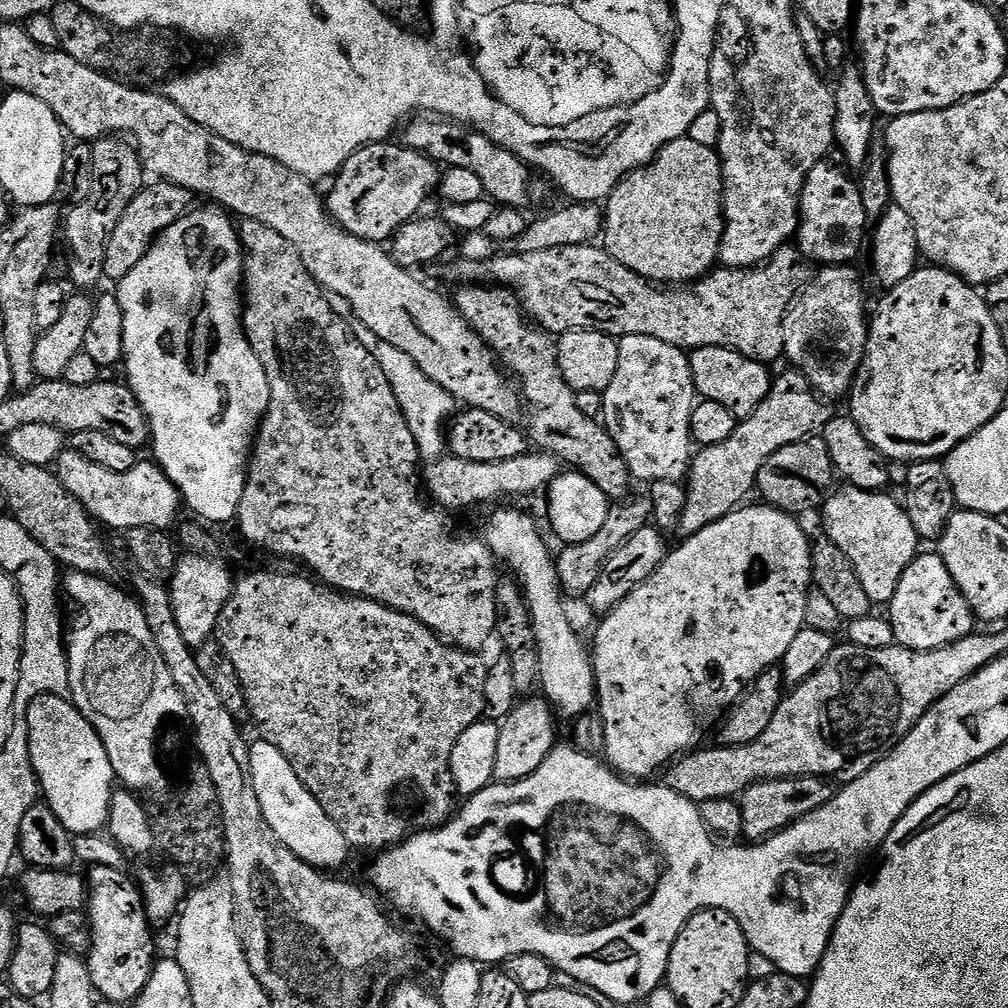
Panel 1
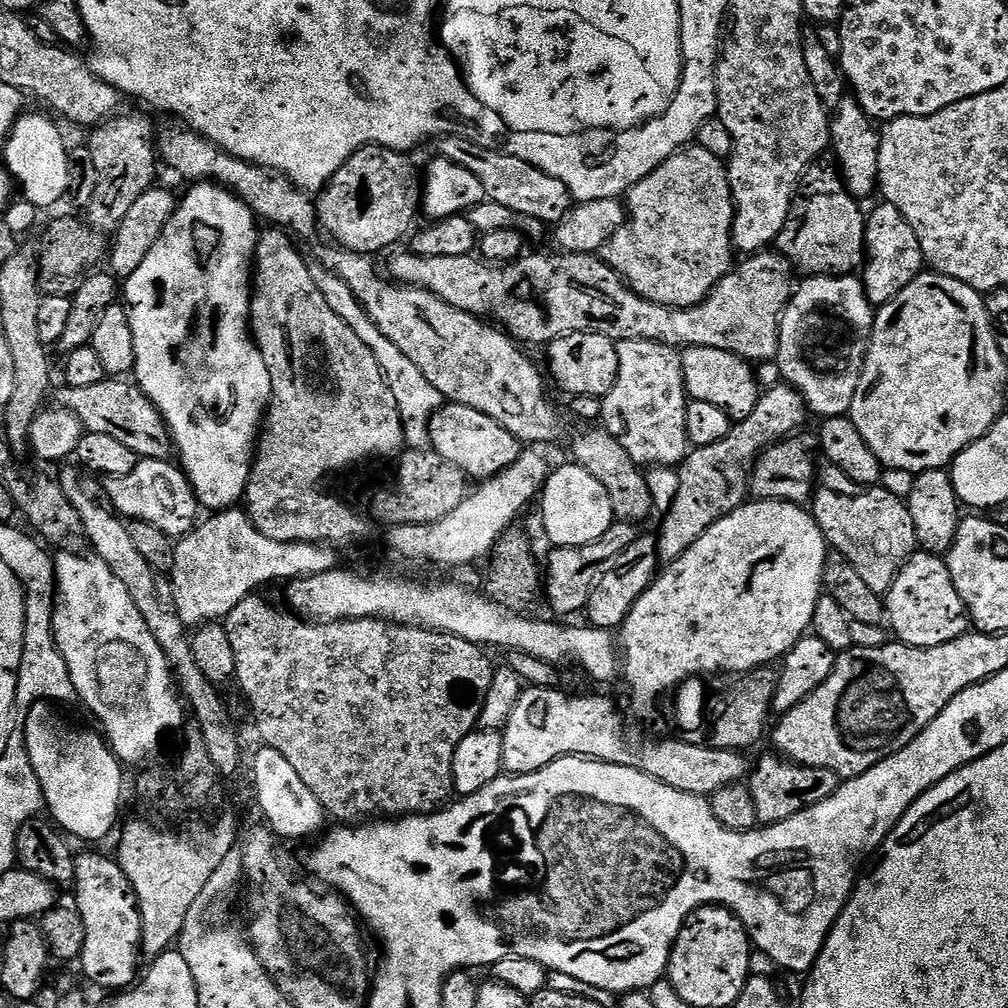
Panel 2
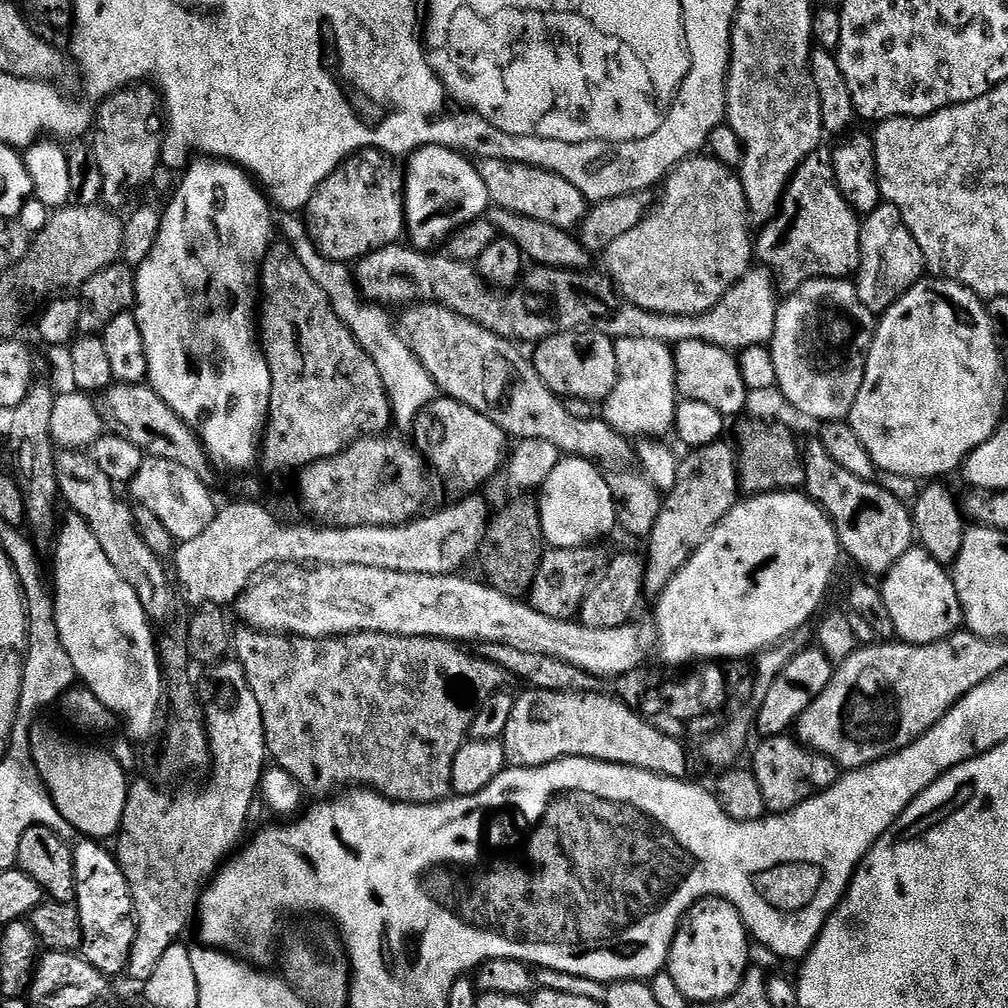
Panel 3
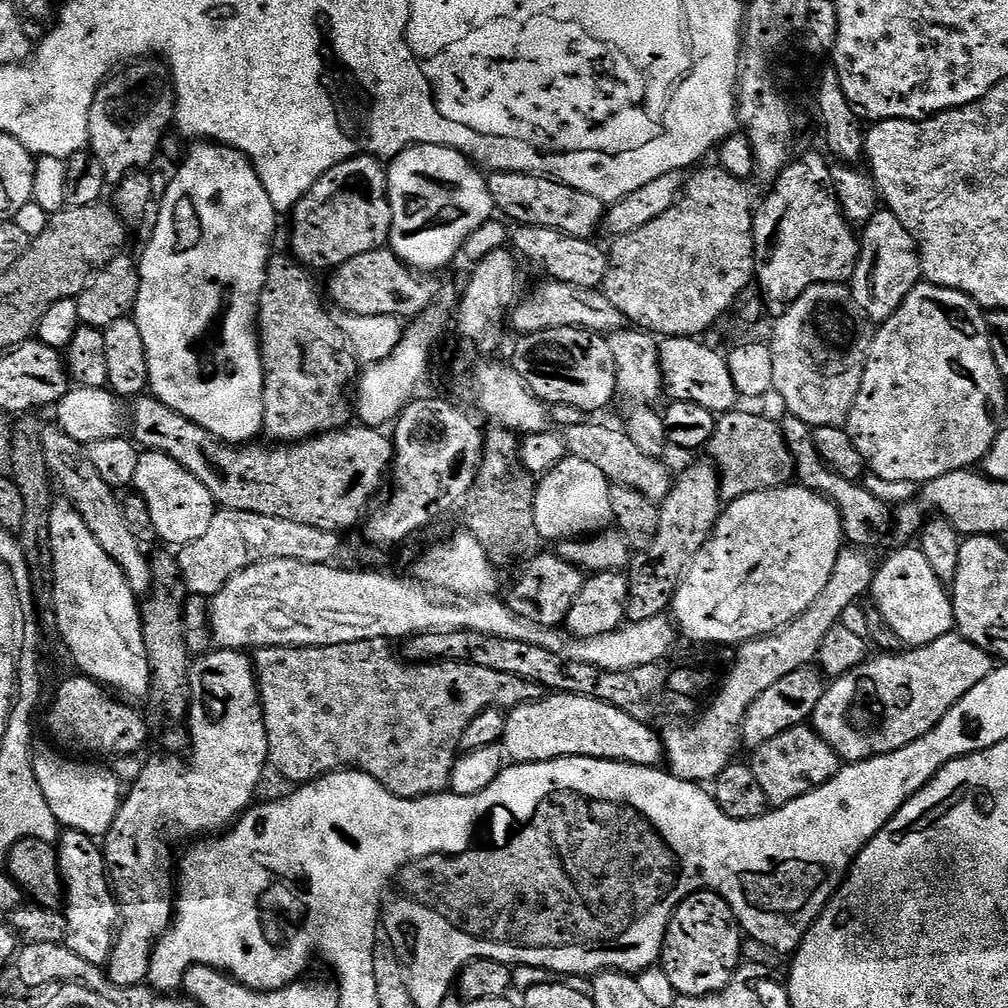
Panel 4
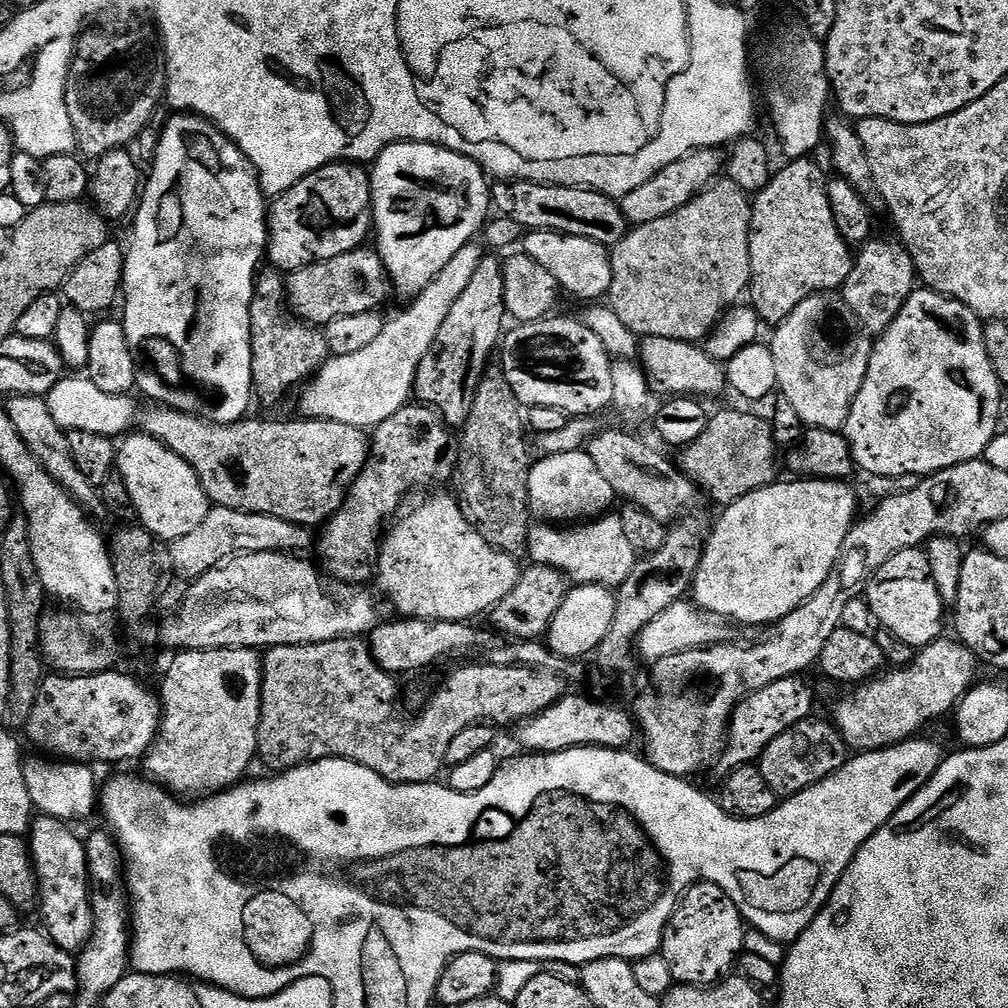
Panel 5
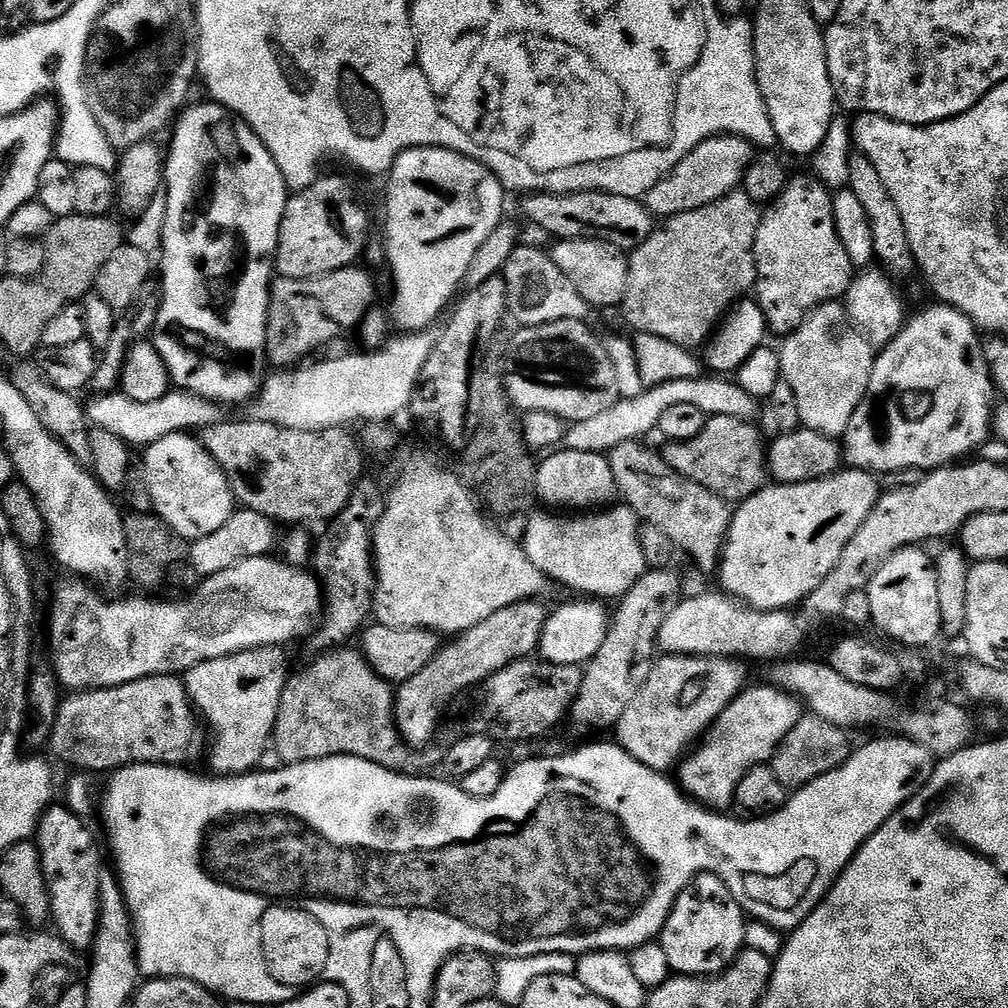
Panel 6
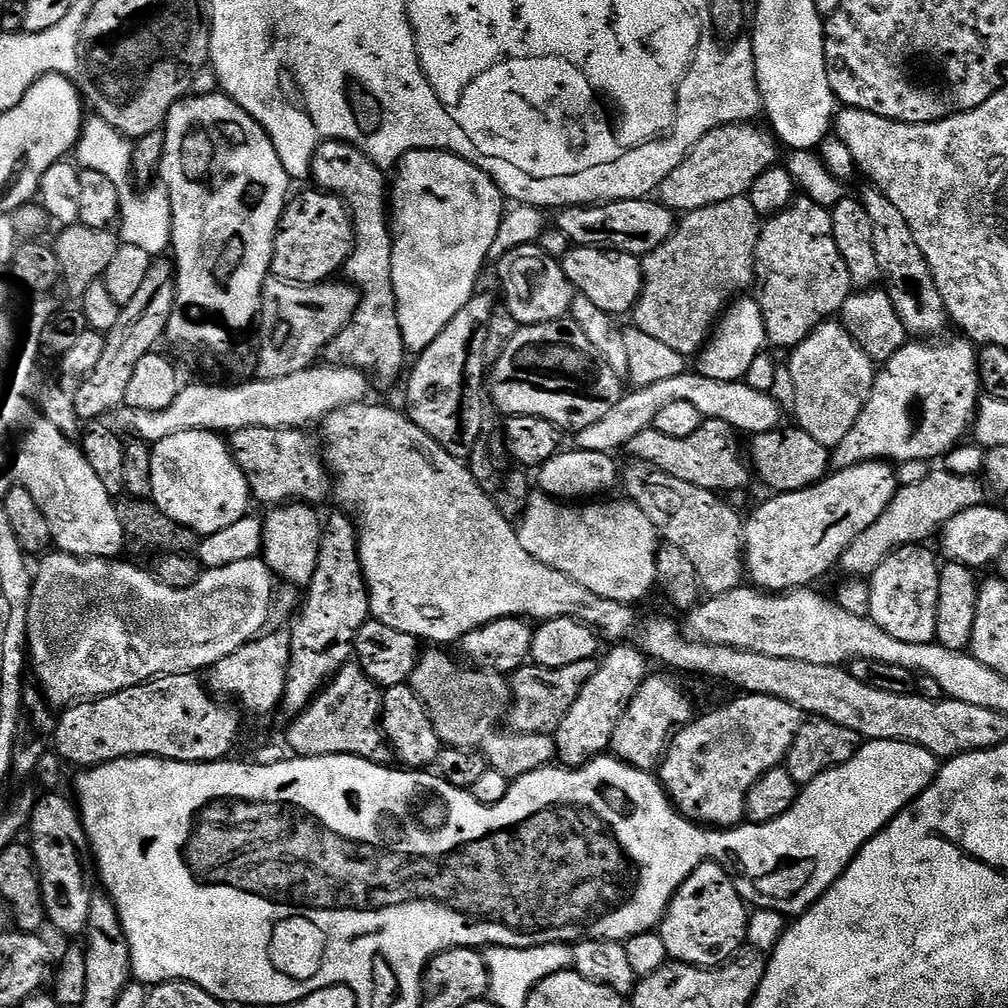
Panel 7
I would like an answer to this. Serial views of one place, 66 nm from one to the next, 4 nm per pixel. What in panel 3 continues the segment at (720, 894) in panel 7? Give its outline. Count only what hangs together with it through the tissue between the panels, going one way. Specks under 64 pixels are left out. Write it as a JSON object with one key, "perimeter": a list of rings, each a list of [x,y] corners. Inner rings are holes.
{"perimeter":[[[706,896],[689,908],[688,913],[681,918],[680,925],[676,927],[676,933],[668,951],[666,970],[670,978],[674,978],[678,990],[682,990],[687,1000],[695,1003],[697,1000],[704,1006],[710,1006],[716,1000],[730,998],[730,994],[734,994],[744,981],[744,974],[750,967],[749,947],[750,933],[744,927],[736,907],[728,900],[722,899],[721,896]]]}

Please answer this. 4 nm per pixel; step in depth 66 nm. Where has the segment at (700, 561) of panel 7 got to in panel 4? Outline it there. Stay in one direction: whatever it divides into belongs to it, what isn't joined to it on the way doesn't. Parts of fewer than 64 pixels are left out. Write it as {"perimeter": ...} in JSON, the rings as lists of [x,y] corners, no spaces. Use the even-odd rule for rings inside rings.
{"perimeter":[[[585,422],[567,429],[566,441],[569,453],[602,470],[606,478],[621,488],[633,488],[648,500],[663,501],[674,489],[674,472],[667,468],[663,459],[644,454],[637,443],[632,442],[623,427],[607,428],[604,424]]]}

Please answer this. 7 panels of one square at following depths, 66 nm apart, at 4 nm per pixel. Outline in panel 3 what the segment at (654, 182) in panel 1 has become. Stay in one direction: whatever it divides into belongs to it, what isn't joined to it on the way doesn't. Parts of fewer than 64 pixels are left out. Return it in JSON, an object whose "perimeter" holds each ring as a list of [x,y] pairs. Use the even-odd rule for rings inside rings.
{"perimeter":[[[708,154],[689,156],[687,160],[677,164],[663,181],[663,188],[664,193],[658,196],[658,203],[645,216],[644,221],[634,230],[622,234],[617,240],[610,242],[603,249],[604,264],[608,267],[606,272],[624,299],[629,300],[632,304],[637,304],[642,310],[657,312],[660,316],[703,316],[705,312],[716,307],[728,291],[753,267],[754,240],[753,237],[748,237],[748,204],[750,204],[750,200],[744,195],[744,183],[740,181],[739,175],[722,162],[712,159]]]}

